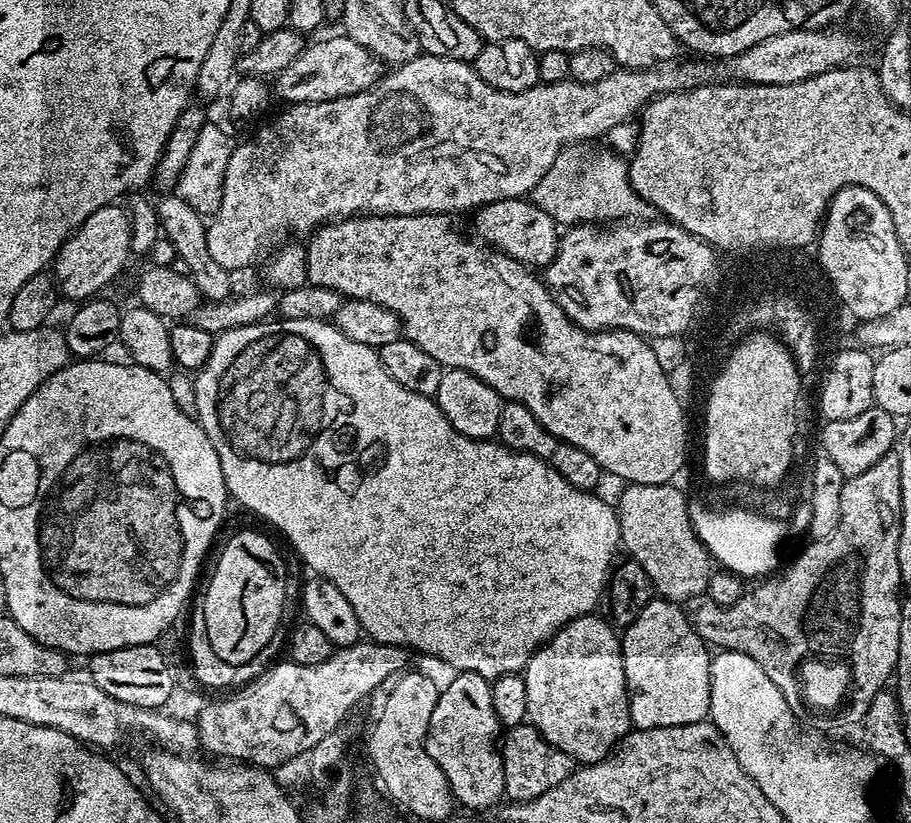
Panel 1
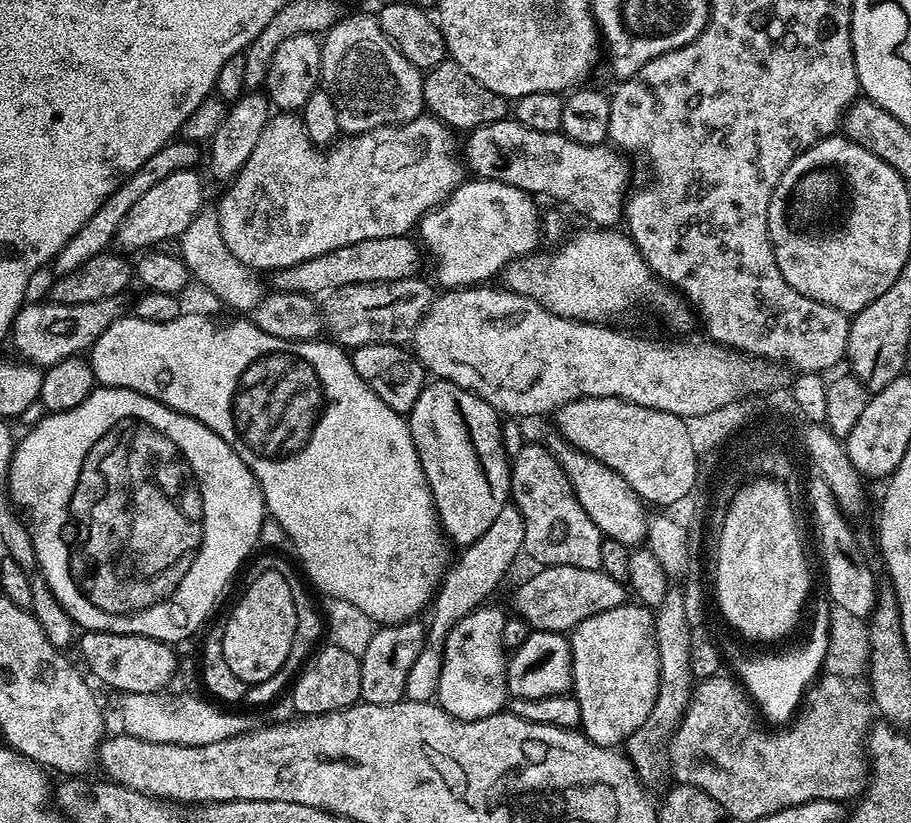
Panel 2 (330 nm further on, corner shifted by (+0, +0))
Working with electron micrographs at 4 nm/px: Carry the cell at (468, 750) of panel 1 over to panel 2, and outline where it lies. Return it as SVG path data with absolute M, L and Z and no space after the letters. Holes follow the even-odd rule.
M481 606L466 614L450 630L450 634L446 638L441 678L437 682L434 700L442 711L450 714L455 720L481 720L497 716L499 712L505 711L510 700L506 650L502 646L502 626L506 619L506 613L500 608L488 607Z

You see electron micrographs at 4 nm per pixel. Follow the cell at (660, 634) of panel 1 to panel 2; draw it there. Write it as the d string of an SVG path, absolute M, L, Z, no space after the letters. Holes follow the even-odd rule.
M626 602L594 618L586 618L570 633L572 686L582 710L580 728L604 748L623 745L646 722L658 694L656 622L649 609Z

